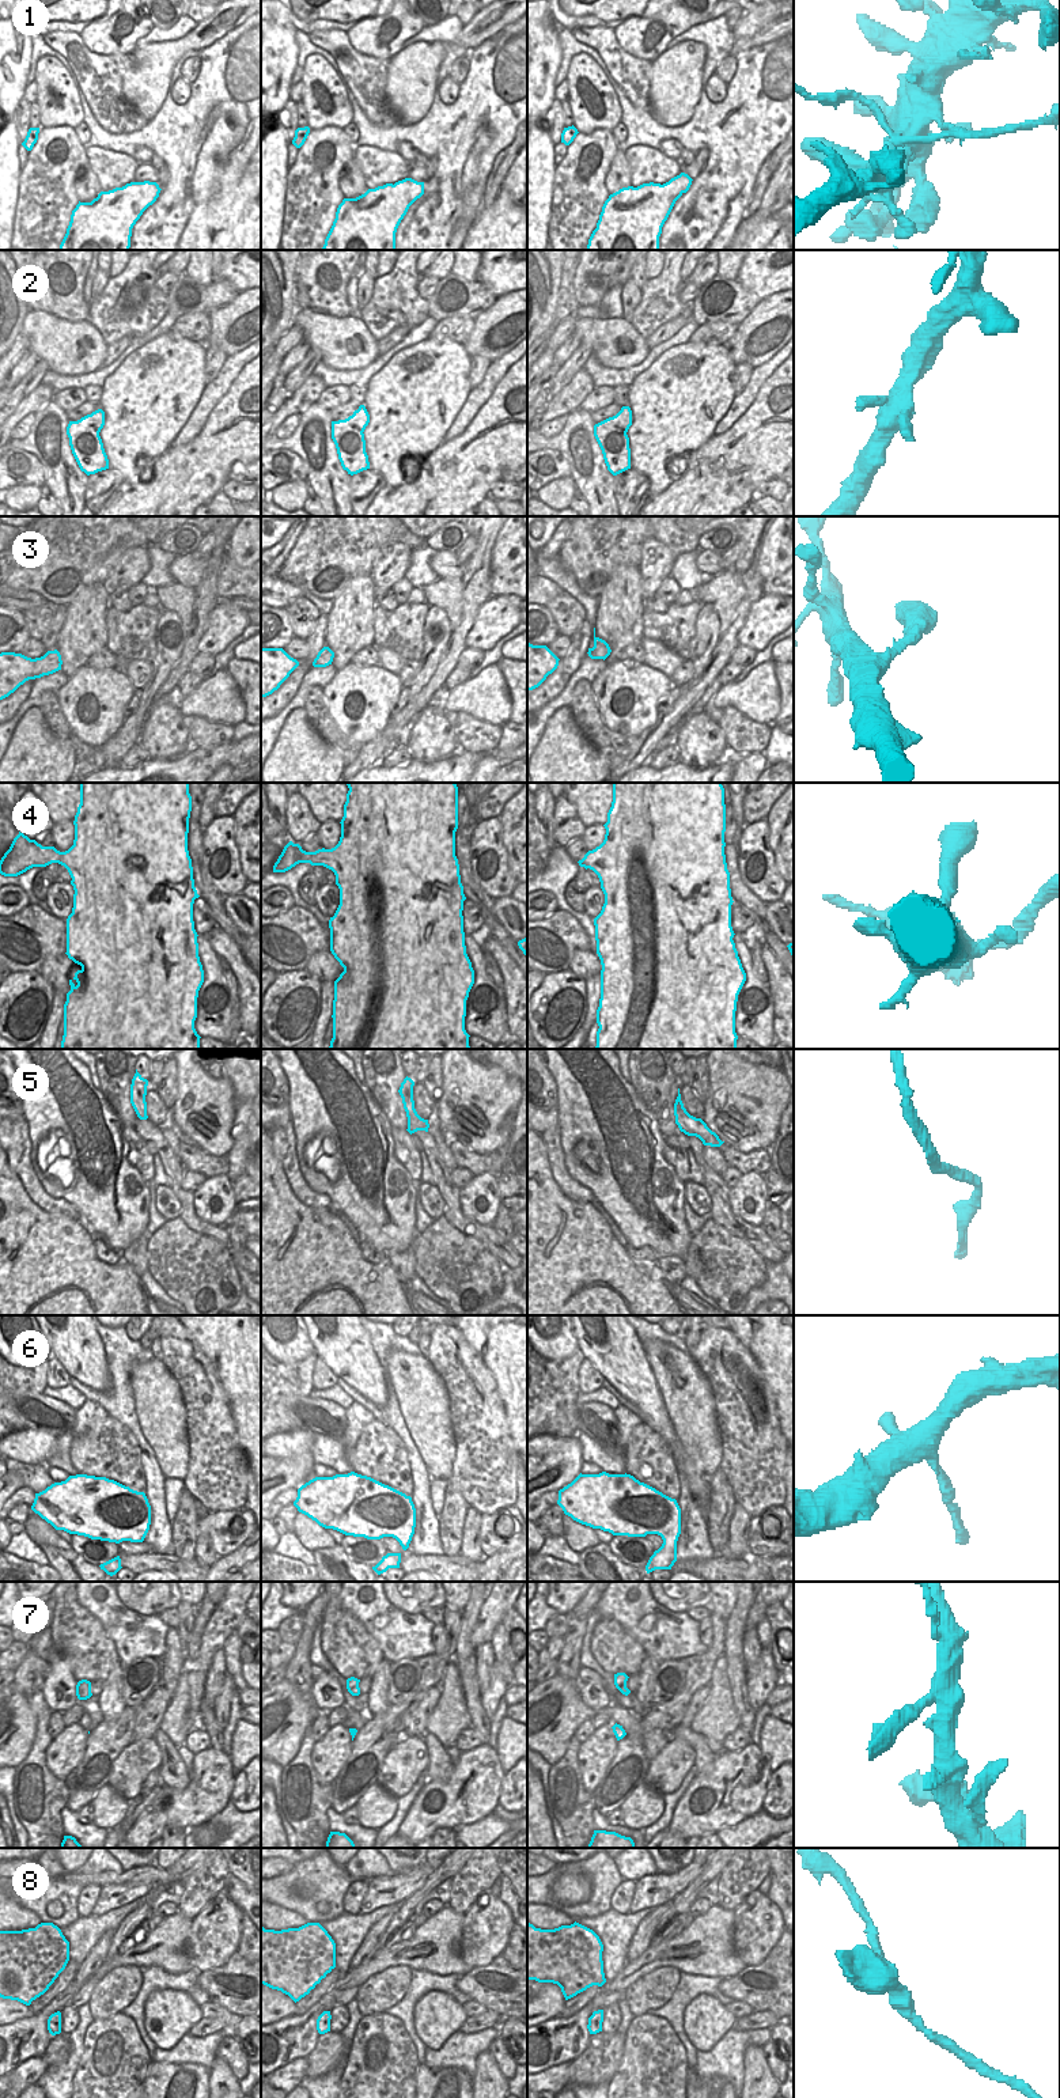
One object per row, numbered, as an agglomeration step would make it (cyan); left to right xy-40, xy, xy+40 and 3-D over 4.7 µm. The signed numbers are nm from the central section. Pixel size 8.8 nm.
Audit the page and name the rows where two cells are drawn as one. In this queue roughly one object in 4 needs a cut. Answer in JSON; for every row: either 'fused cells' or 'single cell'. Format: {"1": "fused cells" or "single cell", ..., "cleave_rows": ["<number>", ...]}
{"1": "fused cells", "2": "single cell", "3": "single cell", "4": "single cell", "5": "single cell", "6": "single cell", "7": "single cell", "8": "single cell", "cleave_rows": ["1"]}

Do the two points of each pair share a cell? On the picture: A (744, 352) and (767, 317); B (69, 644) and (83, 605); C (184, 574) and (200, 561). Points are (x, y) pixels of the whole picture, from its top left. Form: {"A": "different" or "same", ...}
{"A": "same", "B": "same", "C": "same"}

